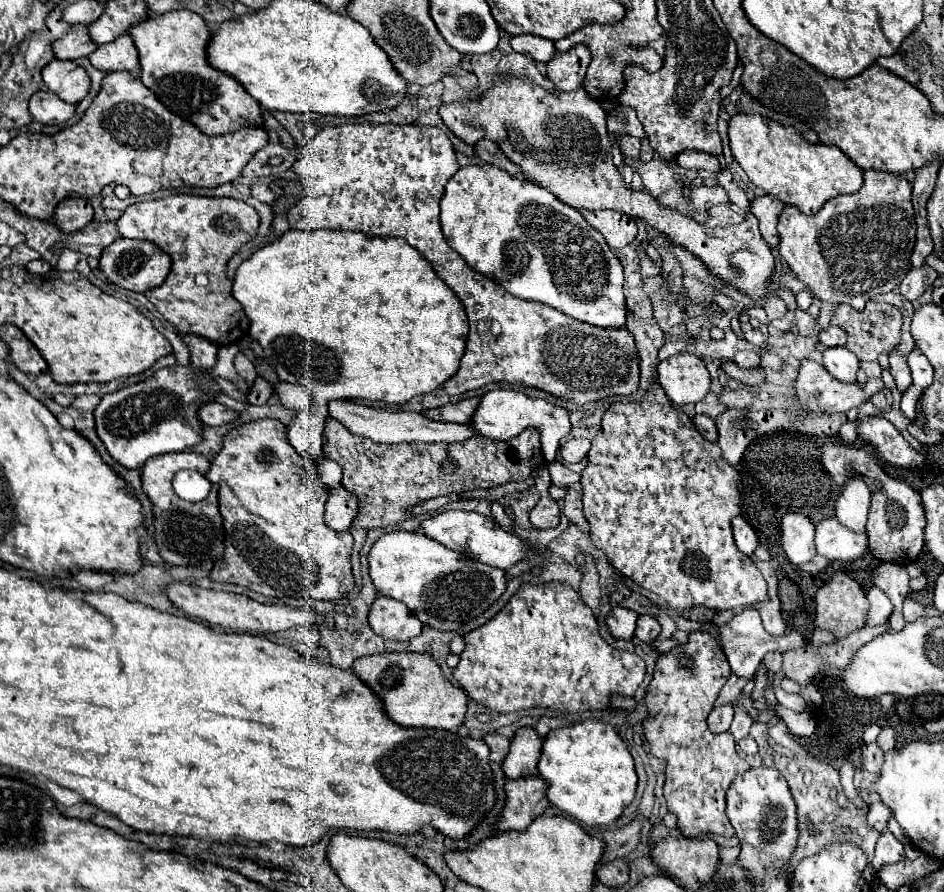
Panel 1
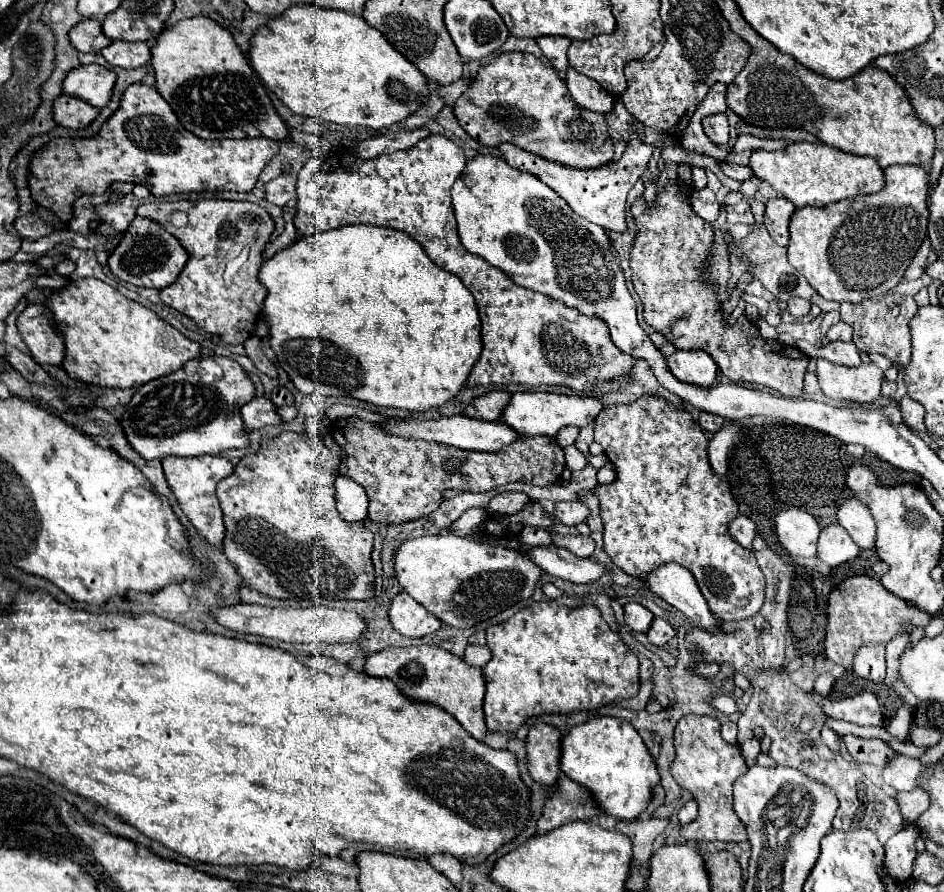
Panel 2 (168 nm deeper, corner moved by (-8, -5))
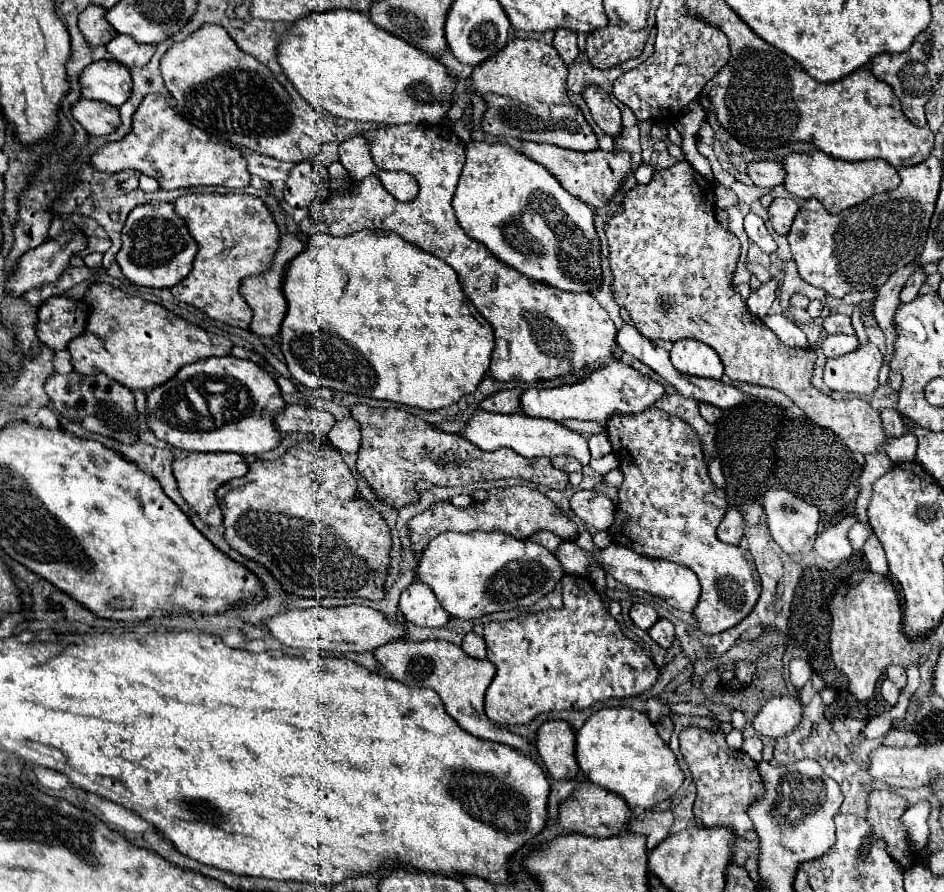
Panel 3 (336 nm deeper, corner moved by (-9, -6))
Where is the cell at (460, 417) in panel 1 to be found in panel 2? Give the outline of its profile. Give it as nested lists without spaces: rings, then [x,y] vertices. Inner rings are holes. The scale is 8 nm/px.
[[[490,391],[482,397],[476,397],[464,413],[468,417],[474,417],[474,419],[496,421],[502,415],[502,409],[508,405],[508,401],[510,401],[508,391]]]

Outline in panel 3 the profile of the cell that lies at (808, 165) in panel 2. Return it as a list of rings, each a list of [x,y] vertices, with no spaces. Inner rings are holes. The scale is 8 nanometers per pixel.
[[[821,150],[793,152],[781,160],[781,166],[785,170],[783,186],[789,194],[803,200],[817,198],[831,214],[861,204],[863,200],[869,200],[873,194],[895,190],[901,182],[897,170],[889,162],[883,162],[881,158],[847,162],[847,160],[831,158]]]

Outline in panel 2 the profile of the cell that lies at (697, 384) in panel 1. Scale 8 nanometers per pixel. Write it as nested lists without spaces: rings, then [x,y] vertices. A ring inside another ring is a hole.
[[[702,349],[676,351],[674,355],[666,357],[666,361],[668,361],[670,373],[684,383],[692,383],[692,385],[700,385],[700,387],[712,387],[716,381],[718,365]]]

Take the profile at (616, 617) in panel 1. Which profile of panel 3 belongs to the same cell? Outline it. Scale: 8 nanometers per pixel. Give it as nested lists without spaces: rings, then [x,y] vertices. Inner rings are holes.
[[[633,604],[629,610],[629,616],[641,630],[649,630],[659,620],[657,612],[647,604]]]

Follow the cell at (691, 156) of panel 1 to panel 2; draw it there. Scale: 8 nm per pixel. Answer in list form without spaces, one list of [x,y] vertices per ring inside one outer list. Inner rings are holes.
[[[724,161],[722,163],[722,171],[732,177],[732,179],[738,179],[738,181],[748,181],[754,177],[754,171],[748,167],[748,165],[740,165],[740,163],[730,163],[730,161]]]

